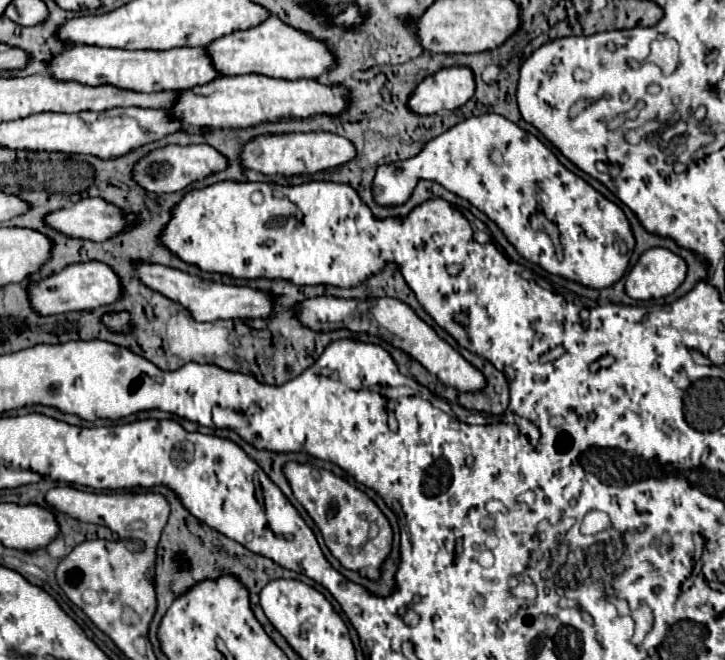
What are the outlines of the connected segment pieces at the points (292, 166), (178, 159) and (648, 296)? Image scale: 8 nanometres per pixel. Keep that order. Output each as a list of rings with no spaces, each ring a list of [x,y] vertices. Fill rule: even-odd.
[[[309,132],[309,134],[285,134],[285,136],[259,136],[247,146],[243,146],[241,160],[243,166],[257,170],[267,176],[313,176],[317,172],[335,170],[357,156],[355,146],[331,132]]]
[[[195,144],[195,146],[167,146],[153,150],[151,154],[143,156],[135,164],[135,180],[149,192],[179,192],[193,182],[201,182],[207,176],[221,172],[229,166],[229,160],[209,144]]]
[[[649,248],[631,268],[625,292],[635,300],[655,300],[673,294],[687,276],[687,264],[667,248]]]

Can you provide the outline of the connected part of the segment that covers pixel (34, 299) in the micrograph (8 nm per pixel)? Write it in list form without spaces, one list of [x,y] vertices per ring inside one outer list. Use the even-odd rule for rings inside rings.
[[[97,260],[85,264],[71,264],[59,274],[53,274],[29,286],[29,300],[33,304],[33,310],[37,310],[43,316],[73,312],[73,310],[93,310],[105,304],[113,304],[115,300],[119,300],[119,296],[121,296],[119,276],[113,272],[111,266]]]

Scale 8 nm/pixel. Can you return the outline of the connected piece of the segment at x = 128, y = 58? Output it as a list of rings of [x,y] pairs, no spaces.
[[[79,46],[65,50],[55,56],[49,64],[51,76],[57,80],[75,80],[87,86],[113,84],[123,90],[135,92],[159,92],[159,90],[183,90],[195,88],[199,84],[207,84],[221,74],[211,64],[211,56],[205,48],[173,48],[163,52],[147,52],[147,50],[123,50],[123,48],[95,48],[95,46]]]

